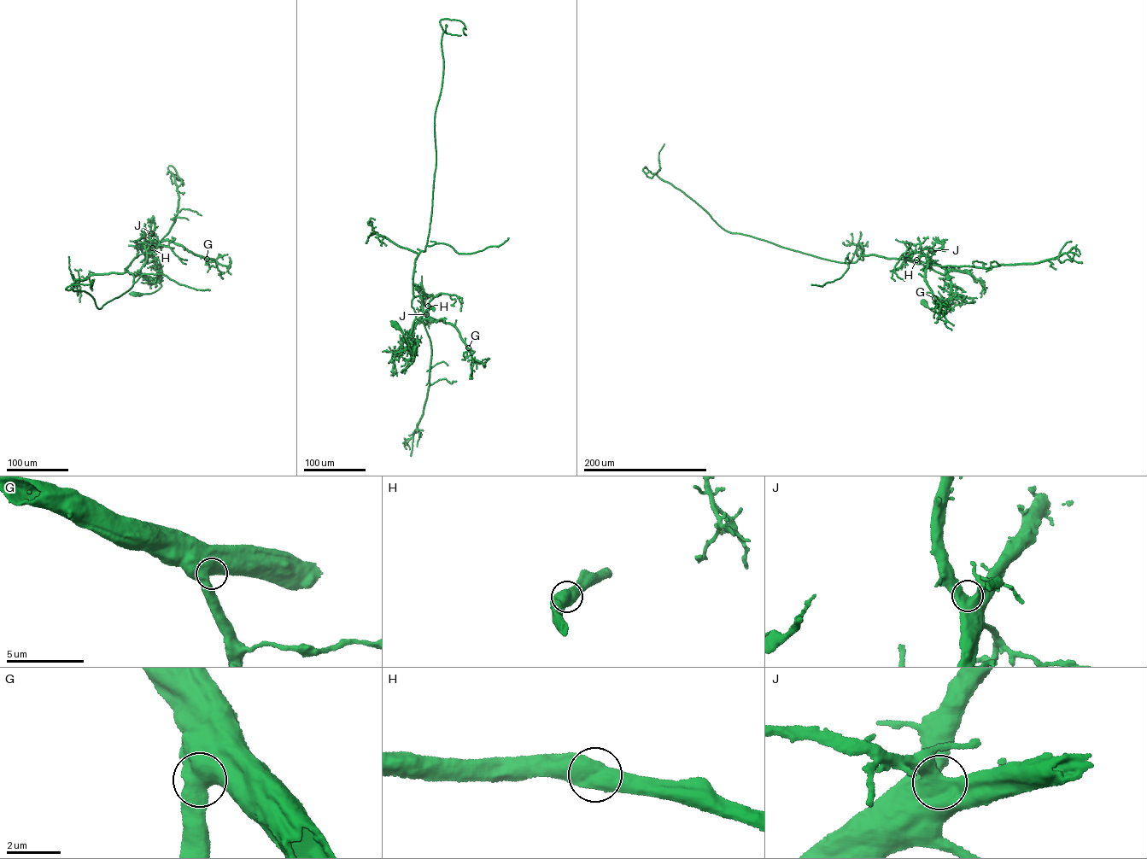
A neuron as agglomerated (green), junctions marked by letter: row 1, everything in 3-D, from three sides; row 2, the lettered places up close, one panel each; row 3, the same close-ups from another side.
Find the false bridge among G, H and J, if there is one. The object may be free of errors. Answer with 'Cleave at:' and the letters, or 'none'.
Cleave at: none

